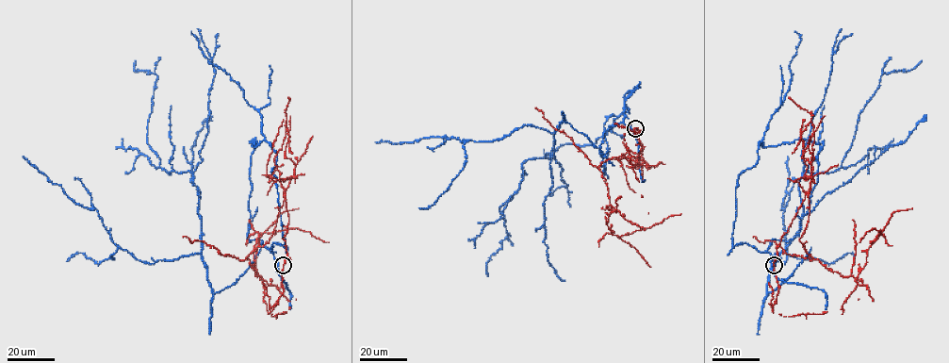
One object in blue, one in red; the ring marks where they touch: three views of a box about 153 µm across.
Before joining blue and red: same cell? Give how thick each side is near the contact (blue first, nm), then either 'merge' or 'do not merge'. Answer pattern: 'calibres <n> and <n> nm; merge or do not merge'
calibres 60 and 200 nm; do not merge

